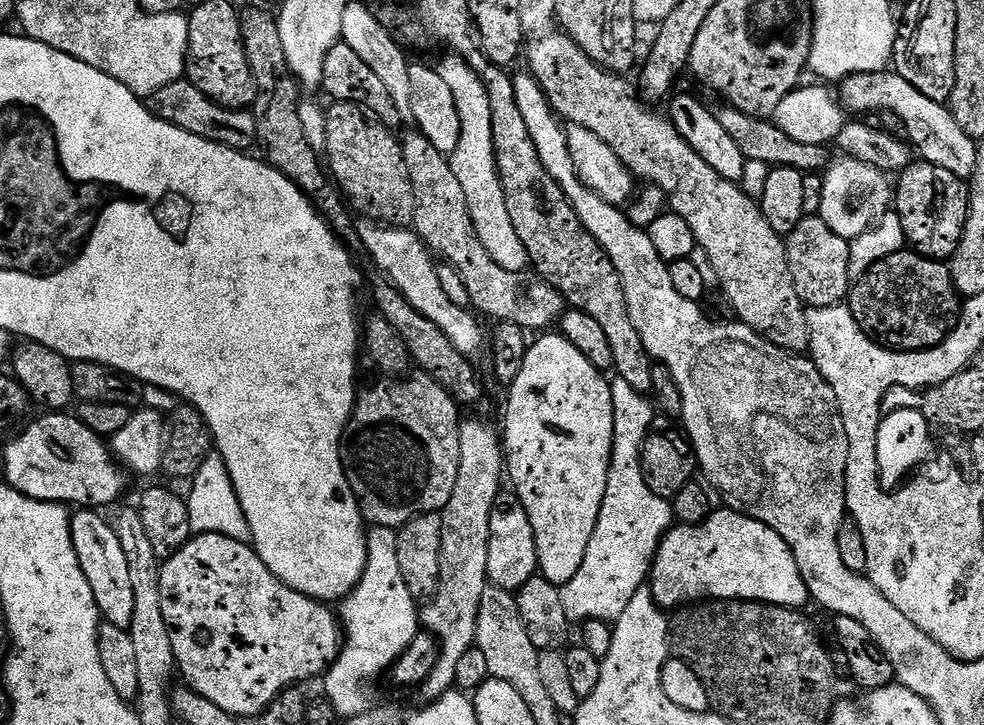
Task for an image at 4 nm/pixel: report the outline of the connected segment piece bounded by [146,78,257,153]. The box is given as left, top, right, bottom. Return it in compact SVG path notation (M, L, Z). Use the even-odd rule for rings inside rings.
M187 78L170 82L170 86L162 86L162 90L147 97L146 103L158 119L178 126L187 132L192 132L203 140L232 148L235 152L247 153L257 147L256 117L252 115L251 111L224 108L221 104L215 104L202 94L202 90L193 86L191 80Z

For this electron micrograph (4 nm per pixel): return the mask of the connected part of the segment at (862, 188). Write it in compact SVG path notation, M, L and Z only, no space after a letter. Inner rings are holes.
M841 155L823 173L822 206L818 213L821 220L843 240L853 241L856 236L877 227L890 211L894 200L894 188L889 177L866 162L858 162L853 156Z

